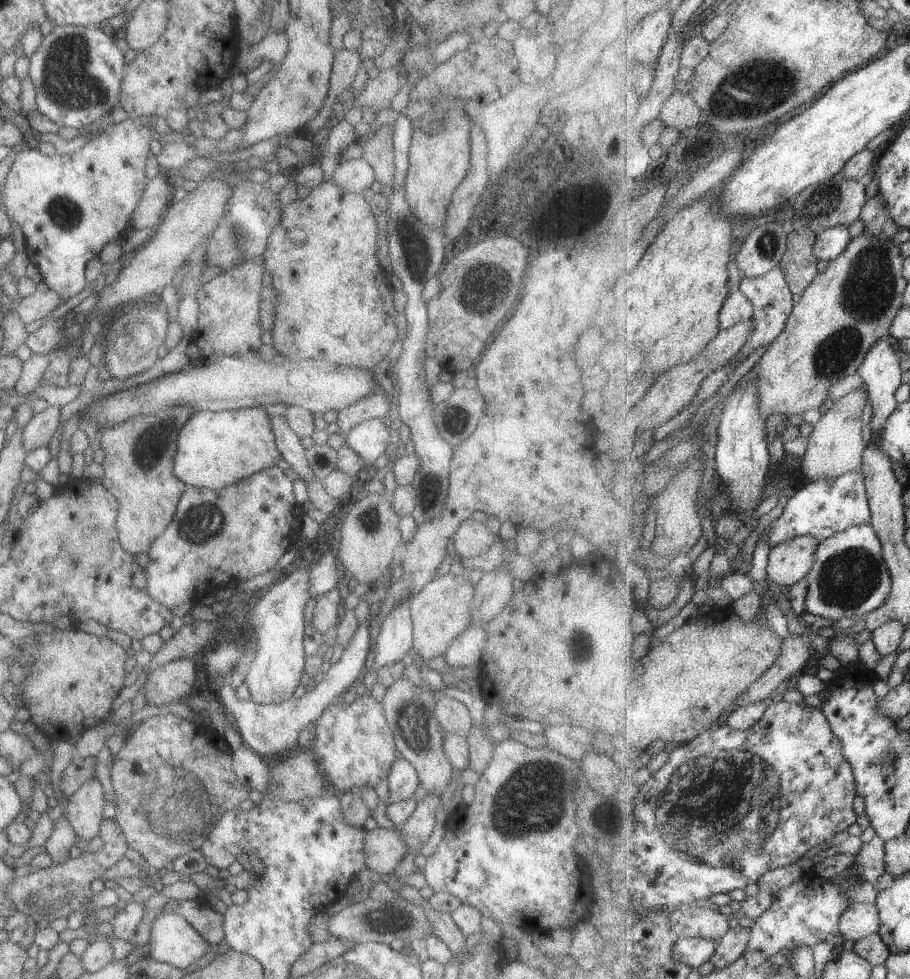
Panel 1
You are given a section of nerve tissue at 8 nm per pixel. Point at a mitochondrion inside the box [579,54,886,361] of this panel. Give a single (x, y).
(775, 75)

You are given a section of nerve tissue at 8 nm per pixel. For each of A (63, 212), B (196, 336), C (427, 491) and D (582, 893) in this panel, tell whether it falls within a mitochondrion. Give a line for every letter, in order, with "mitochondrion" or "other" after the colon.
A: mitochondrion
B: other
C: other
D: other

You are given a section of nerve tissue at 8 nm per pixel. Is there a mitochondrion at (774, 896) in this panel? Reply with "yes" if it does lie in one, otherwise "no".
no

